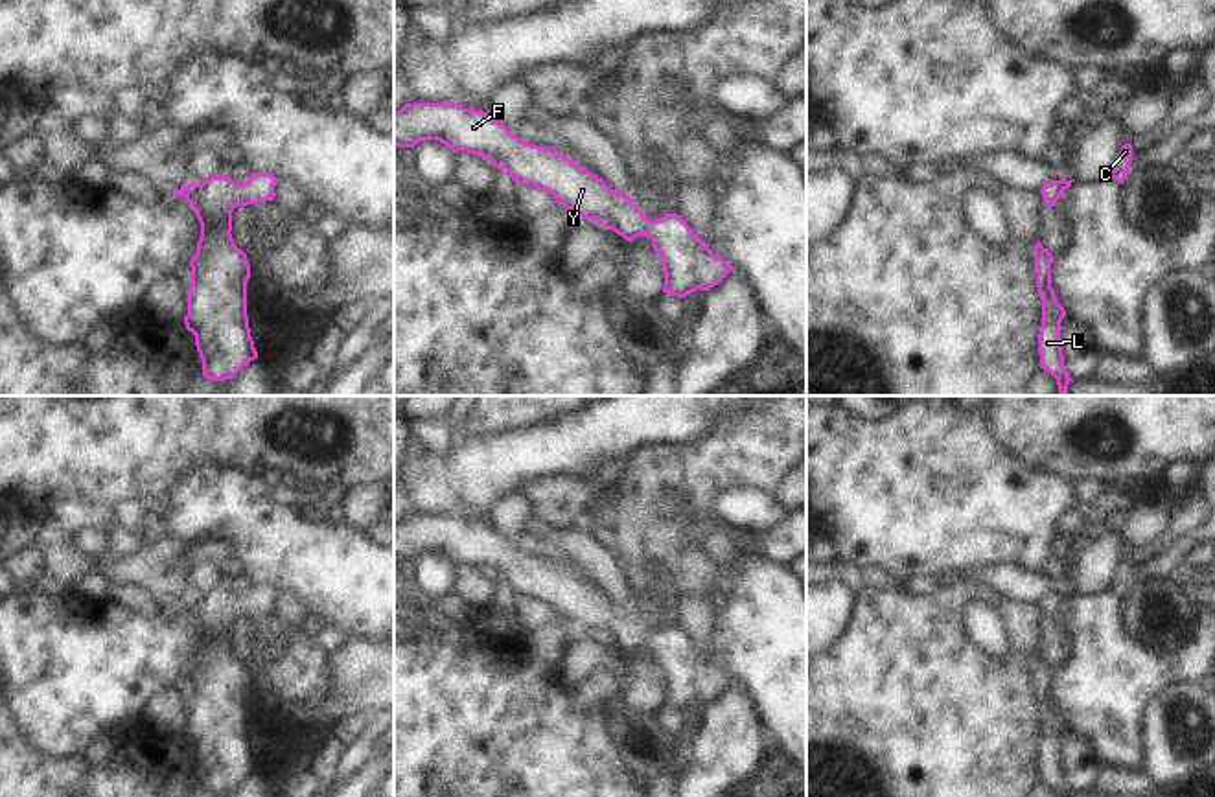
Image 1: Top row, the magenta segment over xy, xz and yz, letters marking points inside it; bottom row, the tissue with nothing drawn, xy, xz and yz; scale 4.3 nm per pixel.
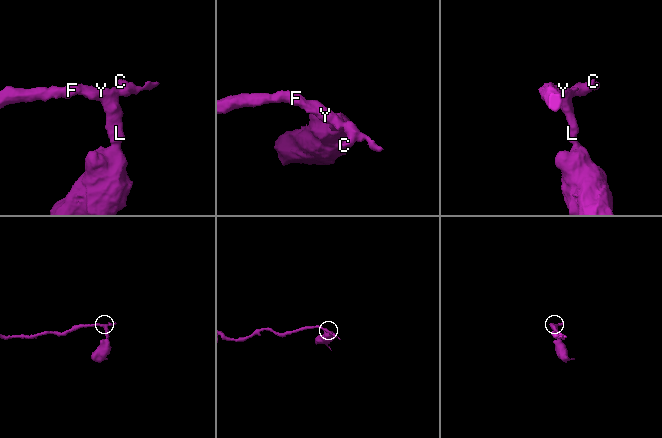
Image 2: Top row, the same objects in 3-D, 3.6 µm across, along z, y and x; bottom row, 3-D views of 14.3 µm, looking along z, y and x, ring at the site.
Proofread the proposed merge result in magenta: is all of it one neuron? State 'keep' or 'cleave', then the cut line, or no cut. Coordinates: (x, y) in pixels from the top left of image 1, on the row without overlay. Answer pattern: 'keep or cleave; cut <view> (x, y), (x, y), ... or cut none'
keep; cut none

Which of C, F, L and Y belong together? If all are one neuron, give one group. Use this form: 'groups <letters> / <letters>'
groups C F L Y

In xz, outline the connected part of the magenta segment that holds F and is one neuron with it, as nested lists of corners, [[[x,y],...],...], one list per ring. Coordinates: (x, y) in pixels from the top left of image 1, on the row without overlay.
[[[409,515],[394,525],[394,558],[414,560],[423,552],[446,556],[506,582],[515,596],[532,596],[584,631],[617,644],[626,653],[652,652],[663,670],[663,705],[685,710],[718,698],[733,677],[716,670],[677,626],[650,633],[630,611],[563,567],[526,556],[490,526],[458,515]]]

